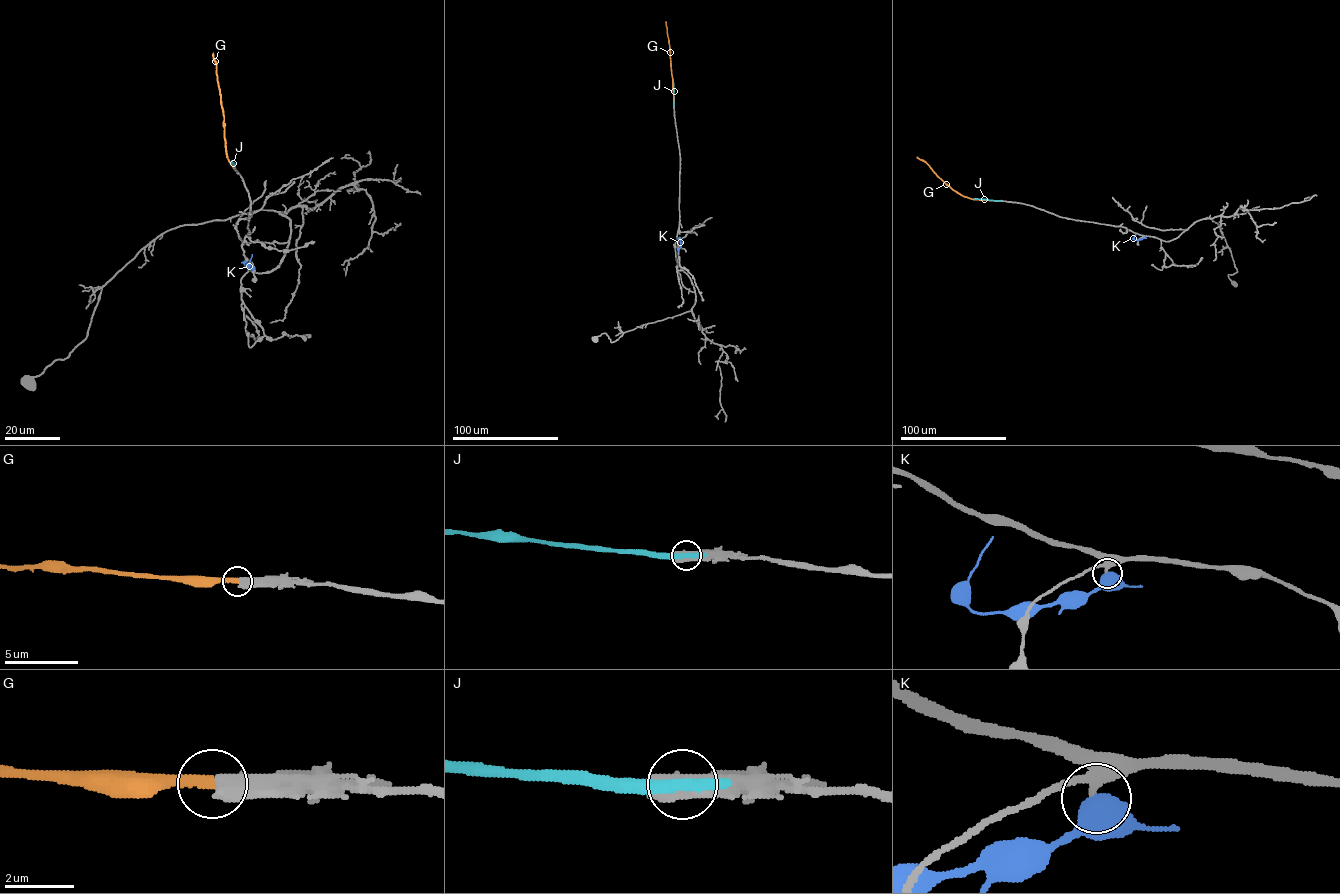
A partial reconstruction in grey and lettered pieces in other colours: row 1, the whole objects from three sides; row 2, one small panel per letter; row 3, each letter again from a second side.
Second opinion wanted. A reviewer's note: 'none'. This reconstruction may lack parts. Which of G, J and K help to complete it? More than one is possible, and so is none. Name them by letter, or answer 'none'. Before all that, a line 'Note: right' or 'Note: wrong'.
Note: right
none

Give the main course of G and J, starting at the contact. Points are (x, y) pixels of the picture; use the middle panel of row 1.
G: (673, 103), (665, 22)
J: (674, 104), (672, 79)

